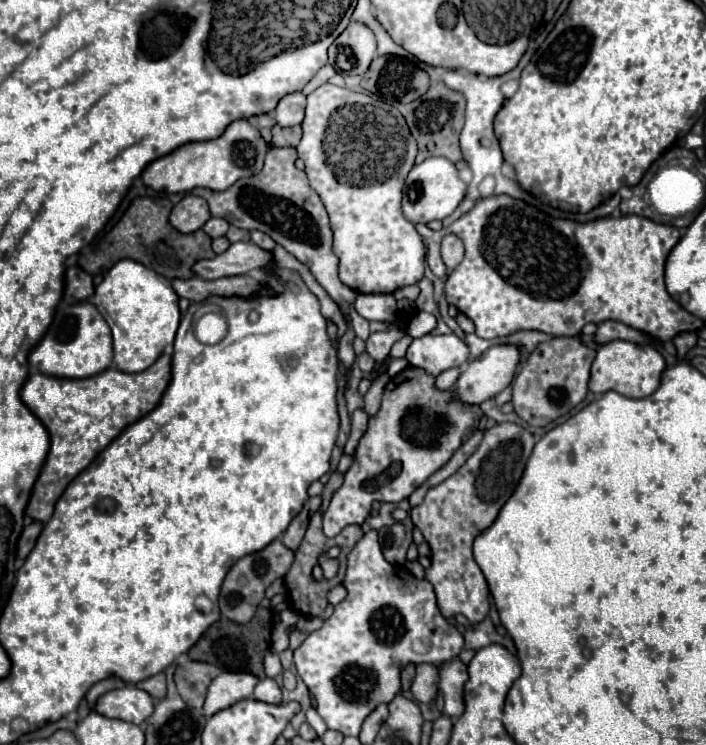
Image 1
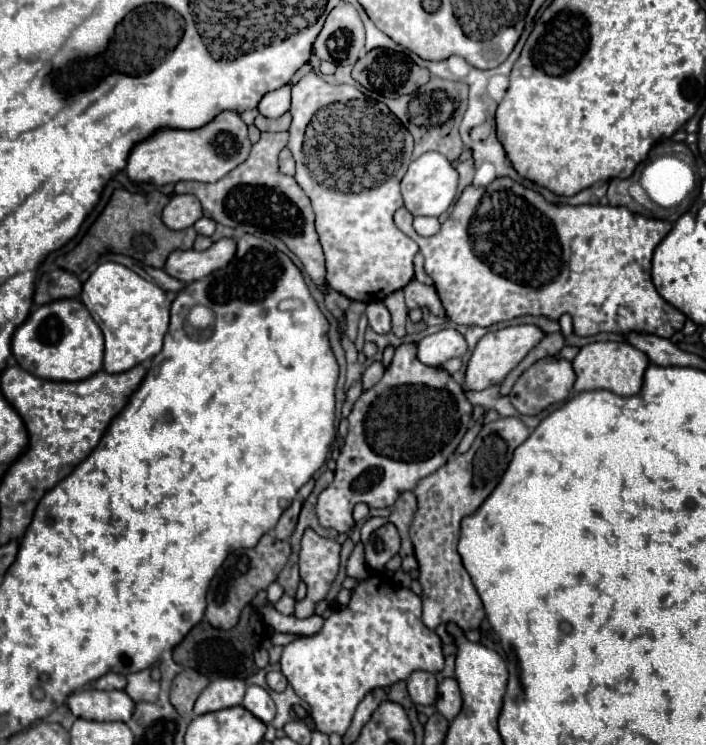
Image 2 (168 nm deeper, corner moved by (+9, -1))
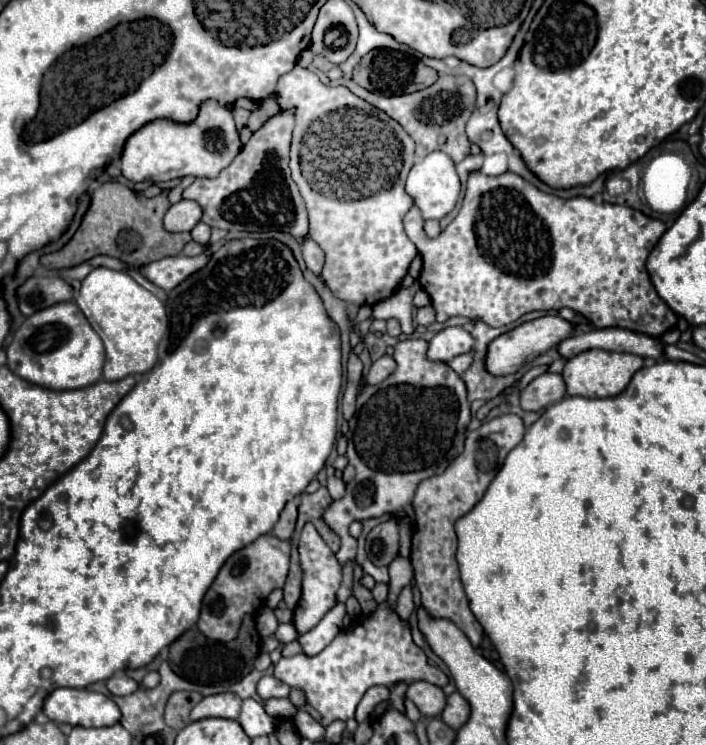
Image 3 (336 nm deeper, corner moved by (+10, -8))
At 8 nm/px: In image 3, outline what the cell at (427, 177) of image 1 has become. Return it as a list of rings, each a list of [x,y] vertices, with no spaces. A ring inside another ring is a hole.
[[[430,152],[426,158],[418,160],[408,174],[406,192],[414,198],[414,204],[420,208],[424,220],[444,218],[456,206],[460,194],[460,180],[450,156],[446,156],[444,152]]]

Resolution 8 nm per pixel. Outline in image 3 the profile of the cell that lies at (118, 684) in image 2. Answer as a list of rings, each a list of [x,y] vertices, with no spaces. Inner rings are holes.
[[[116,674],[116,676],[112,676],[112,678],[106,682],[106,686],[108,686],[108,690],[110,690],[114,696],[126,696],[126,694],[132,694],[132,692],[138,690],[138,684],[136,684],[132,678],[128,678],[126,674]]]

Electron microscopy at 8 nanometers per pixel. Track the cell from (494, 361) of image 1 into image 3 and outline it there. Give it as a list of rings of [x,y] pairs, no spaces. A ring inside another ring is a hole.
[[[542,316],[542,318],[536,318],[532,322],[524,322],[520,324],[518,328],[498,336],[496,340],[490,342],[488,346],[488,352],[486,352],[486,370],[492,374],[492,376],[508,376],[508,374],[516,374],[522,366],[526,366],[528,360],[544,354],[546,350],[550,350],[552,346],[560,344],[564,338],[572,336],[572,324],[562,320],[560,316]]]

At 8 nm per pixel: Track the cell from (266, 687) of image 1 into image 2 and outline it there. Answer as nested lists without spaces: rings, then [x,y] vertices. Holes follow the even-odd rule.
[[[249,685],[245,699],[241,703],[249,713],[253,713],[257,719],[261,719],[263,723],[271,723],[275,717],[275,703],[269,697],[267,689],[259,687],[259,685]]]

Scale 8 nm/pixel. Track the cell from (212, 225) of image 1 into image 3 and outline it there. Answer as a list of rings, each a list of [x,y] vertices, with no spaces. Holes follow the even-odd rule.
[[[198,222],[198,224],[192,228],[190,234],[192,234],[192,240],[198,242],[198,244],[202,244],[202,246],[206,246],[206,244],[210,242],[210,226],[204,224],[204,222]]]

